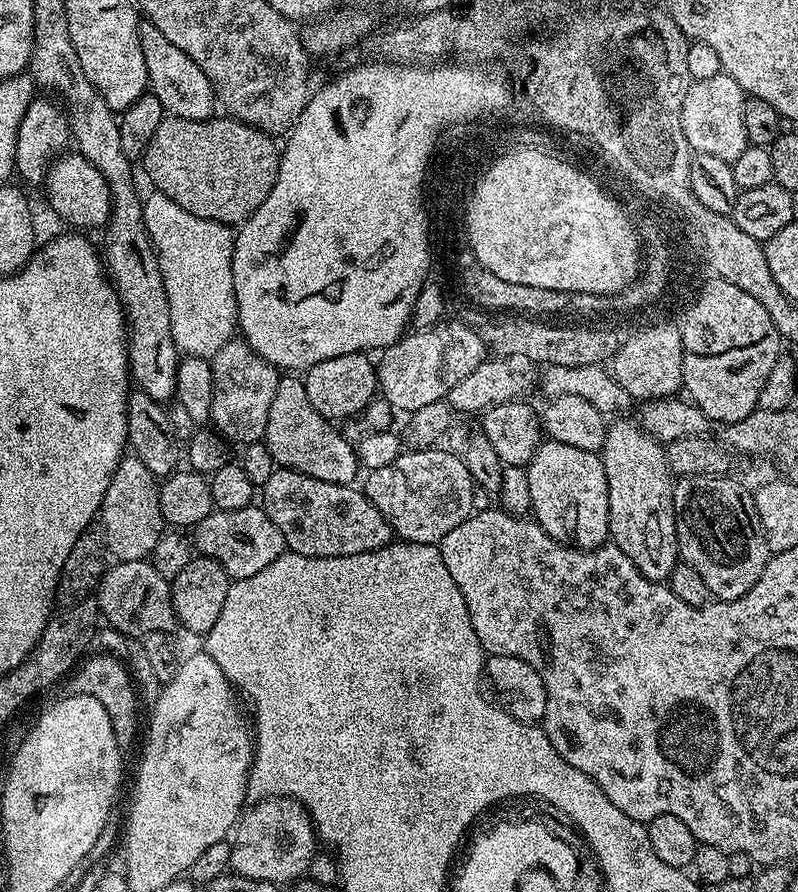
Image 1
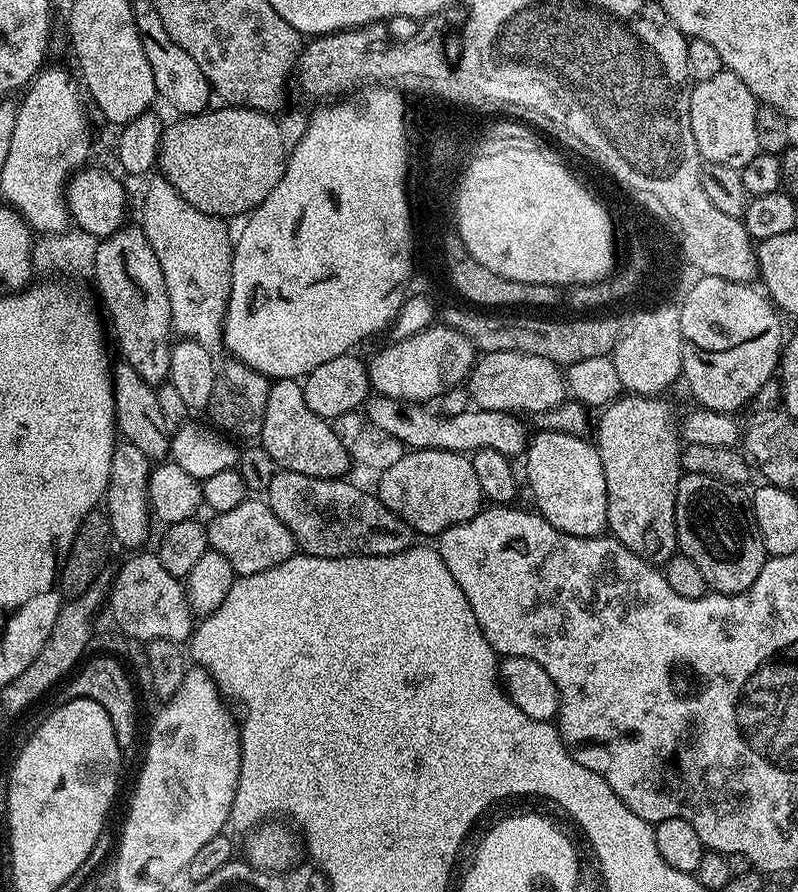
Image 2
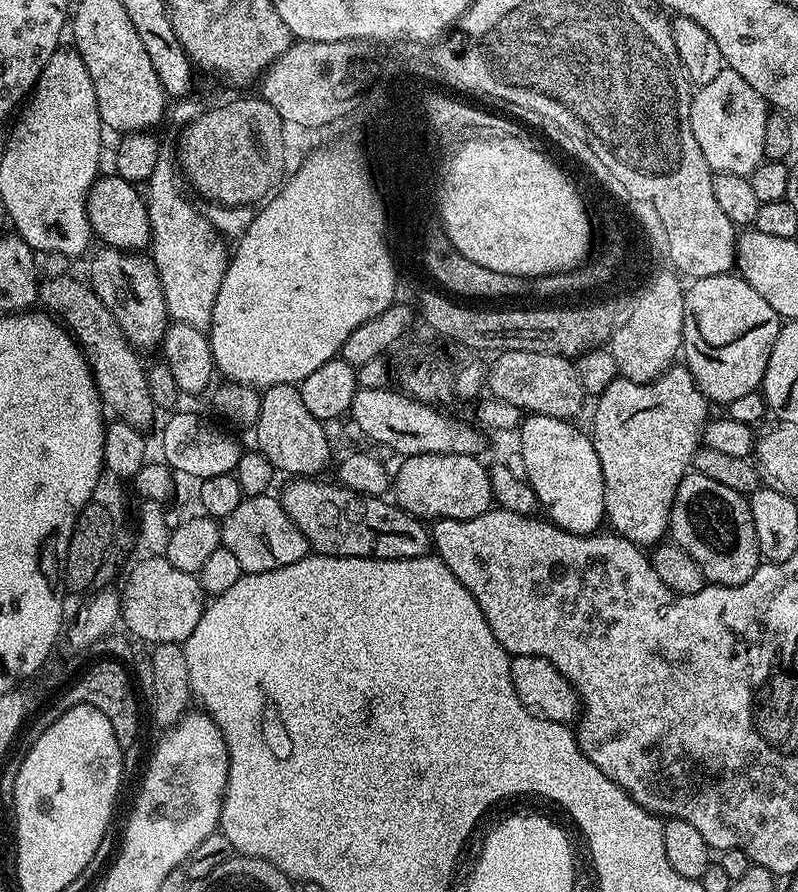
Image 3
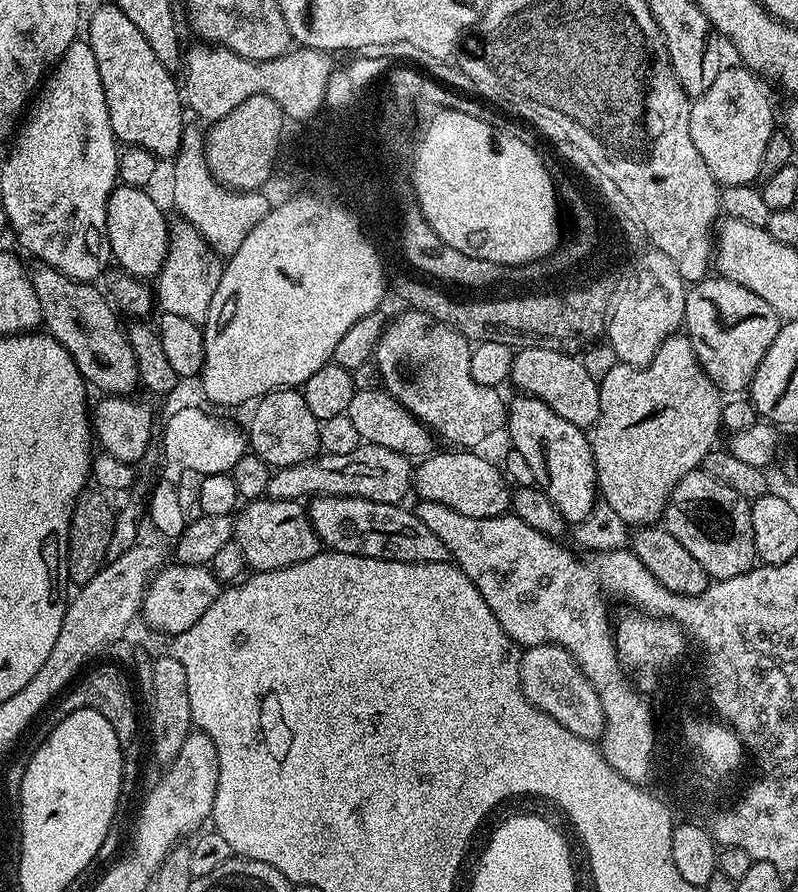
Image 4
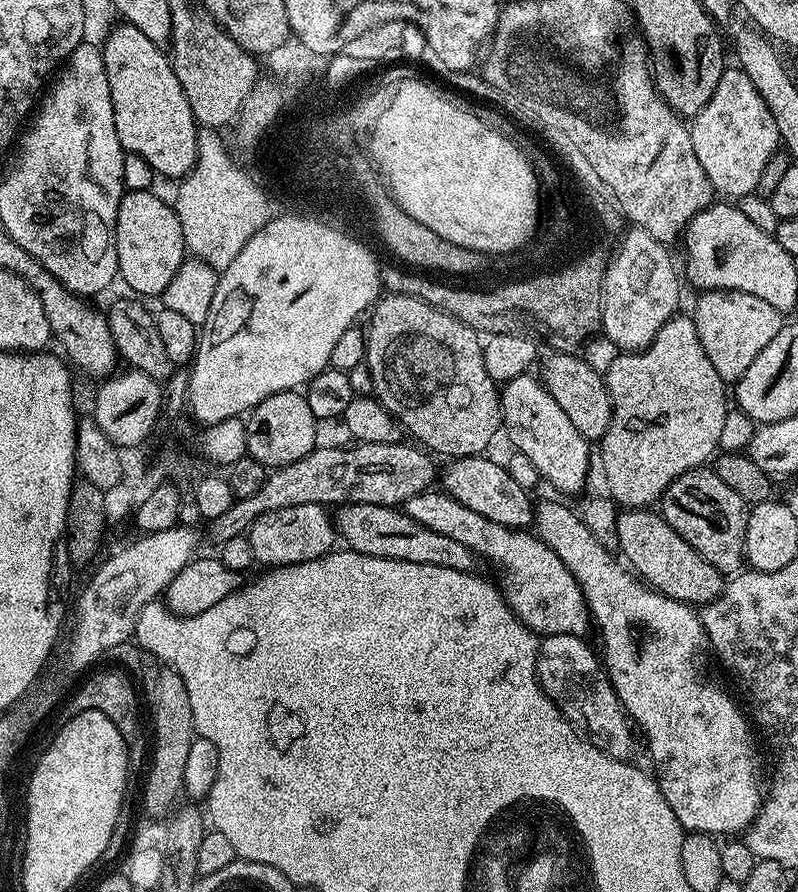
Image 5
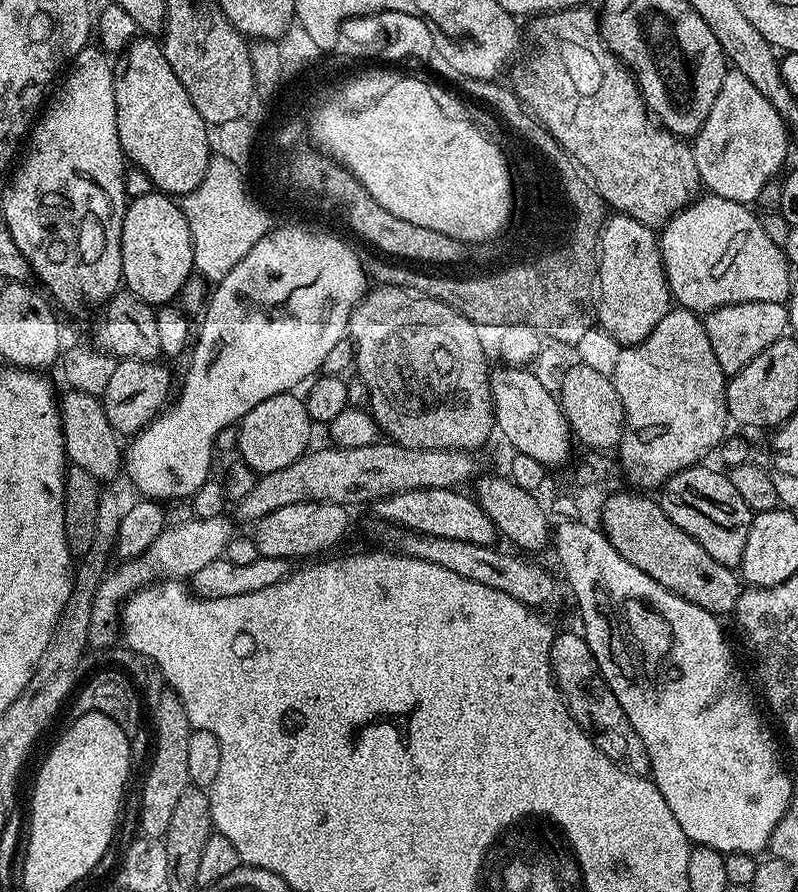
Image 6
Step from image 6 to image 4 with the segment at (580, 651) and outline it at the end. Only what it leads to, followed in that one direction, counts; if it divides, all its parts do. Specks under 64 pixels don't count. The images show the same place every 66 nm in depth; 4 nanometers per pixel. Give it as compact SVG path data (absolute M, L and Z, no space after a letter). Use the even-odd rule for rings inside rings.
M539 644L524 648L520 653L520 685L539 712L550 714L554 722L562 722L570 734L578 734L583 740L599 741L604 733L604 711L598 690L594 690L590 678L586 678L576 659L562 646Z

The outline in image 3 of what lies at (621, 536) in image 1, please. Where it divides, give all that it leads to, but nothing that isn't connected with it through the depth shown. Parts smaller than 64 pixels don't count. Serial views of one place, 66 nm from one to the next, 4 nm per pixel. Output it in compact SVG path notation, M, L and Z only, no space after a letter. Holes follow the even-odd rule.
M673 366L667 368L657 380L651 380L645 384L639 384L633 380L625 380L618 378L614 382L610 382L610 386L606 386L606 390L599 393L596 404L596 413L592 416L592 428L590 427L590 435L592 437L592 445L598 454L598 462L602 466L602 482L604 483L604 514L607 523L612 523L611 531L617 536L624 536L630 542L641 546L655 546L669 535L670 514L674 506L674 498L678 494L678 486L682 482L682 478L692 468L692 459L699 448L702 447L702 437L704 435L704 426L710 419L708 407L710 401L701 390L696 380L692 377L692 371L686 366Z

